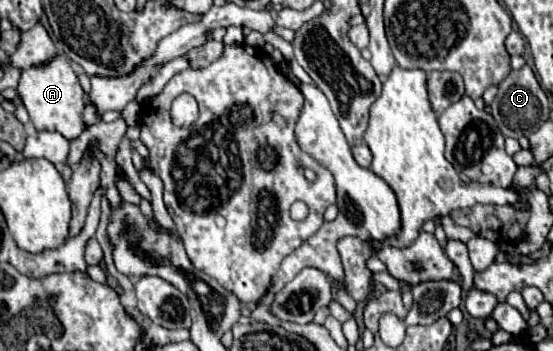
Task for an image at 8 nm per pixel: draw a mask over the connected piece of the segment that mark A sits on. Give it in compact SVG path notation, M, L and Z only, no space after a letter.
M56 54L52 60L44 64L36 64L26 70L20 70L20 82L16 92L22 104L26 106L36 130L54 130L68 140L74 140L84 130L82 110L84 110L86 92L82 90L70 62L62 54Z

